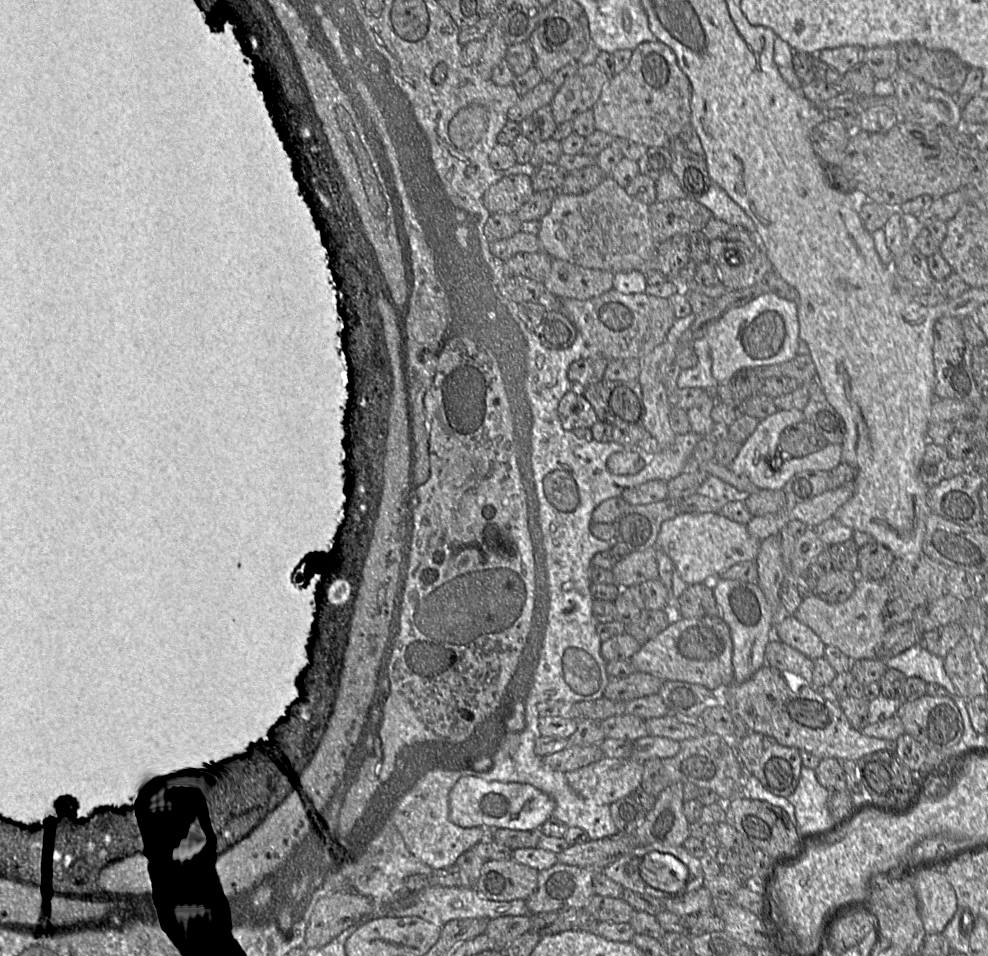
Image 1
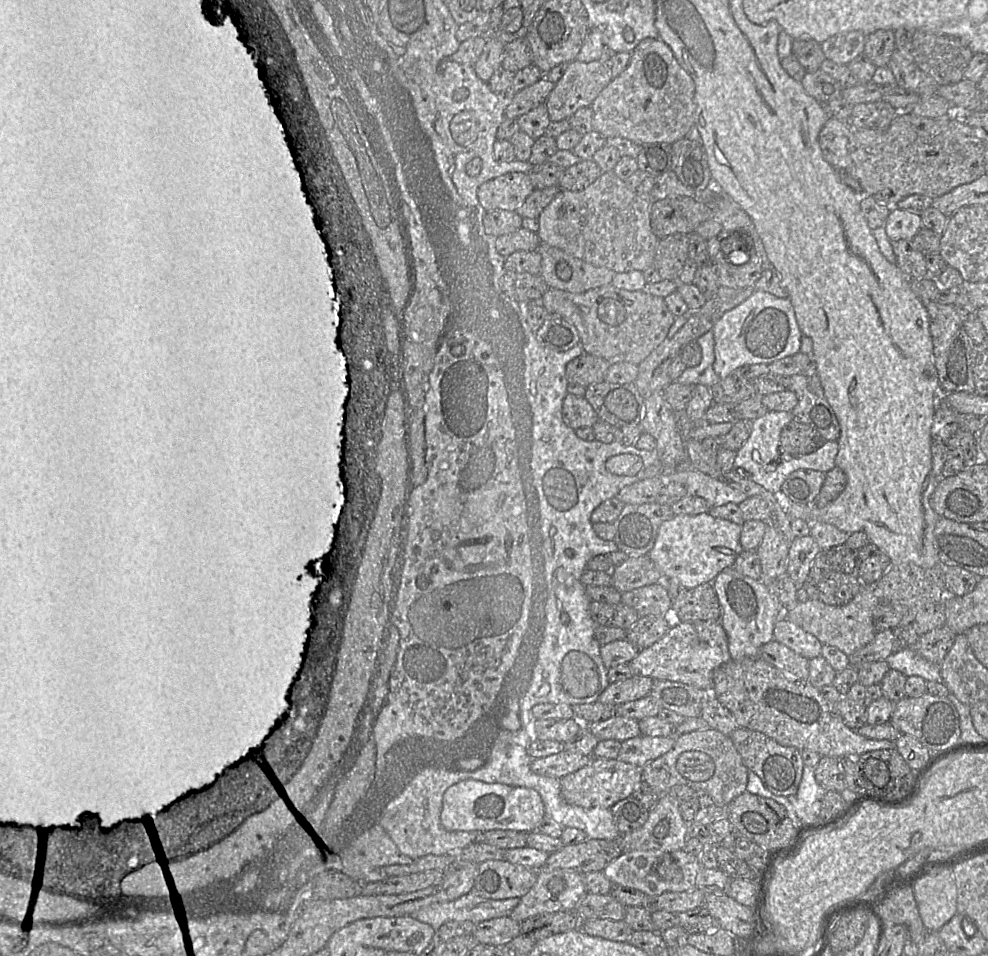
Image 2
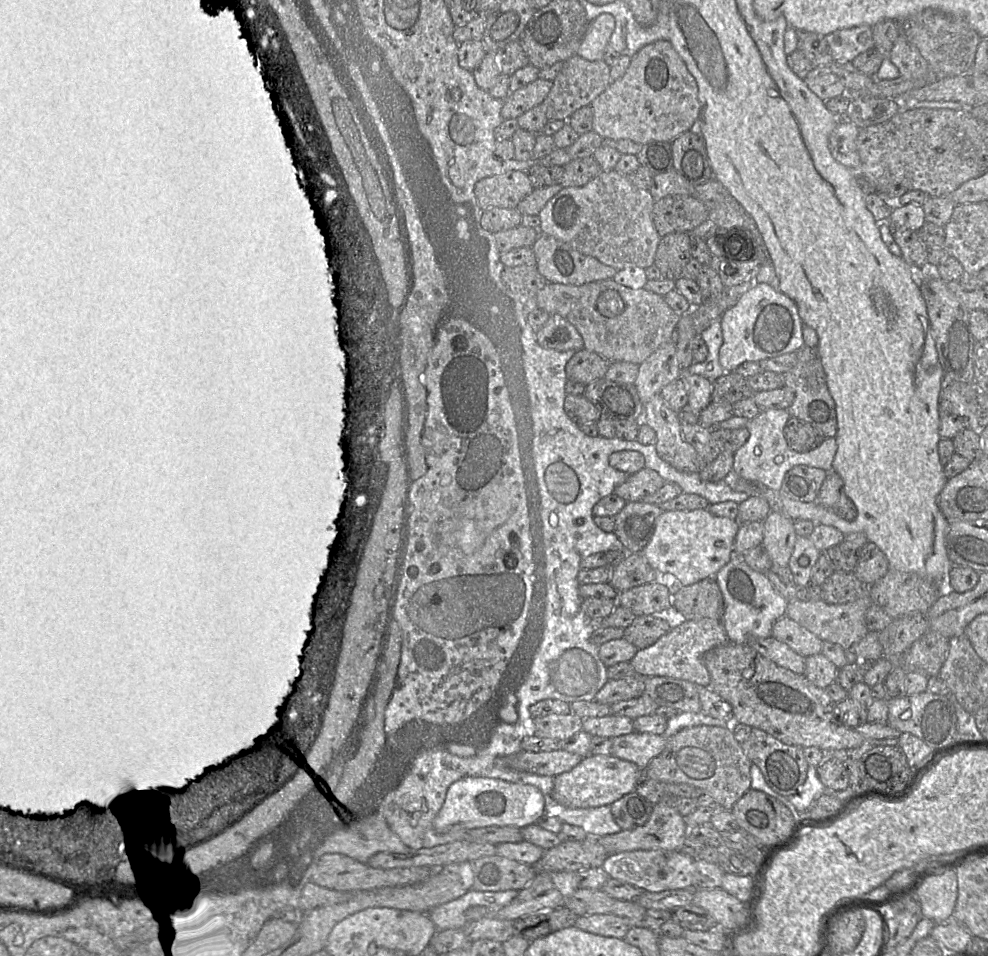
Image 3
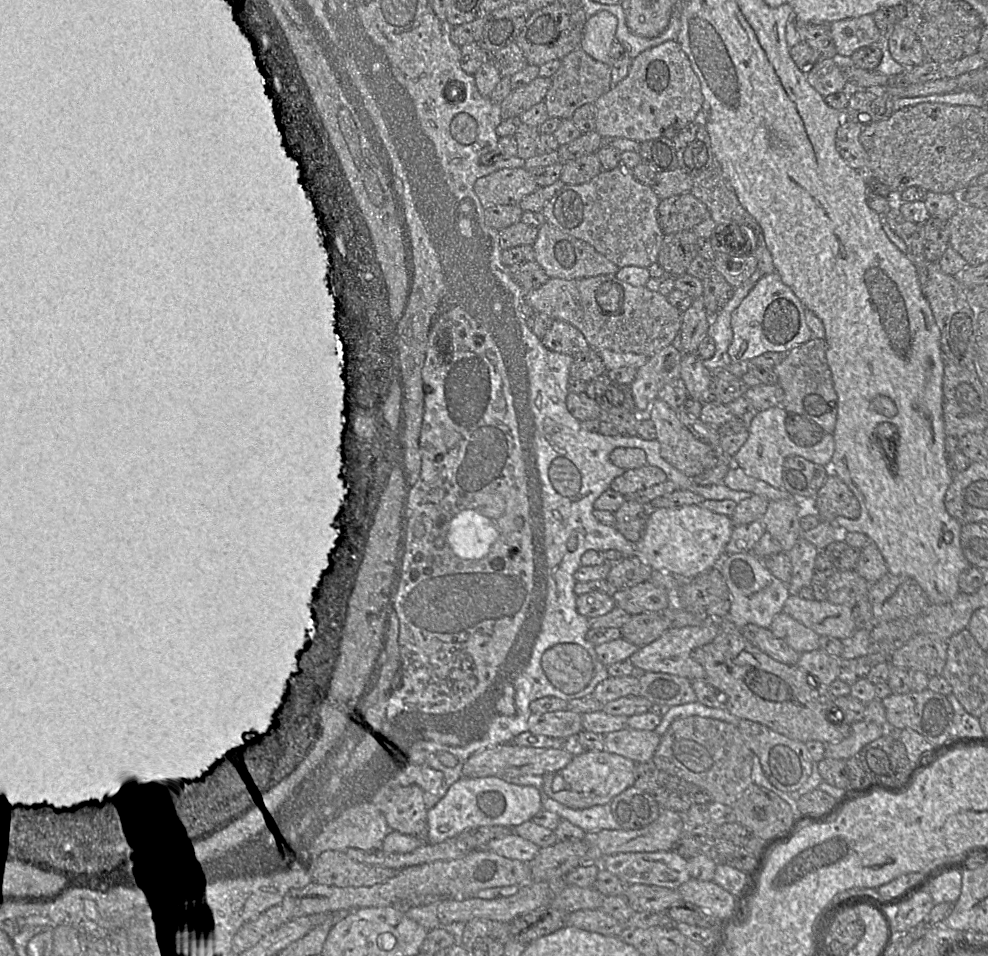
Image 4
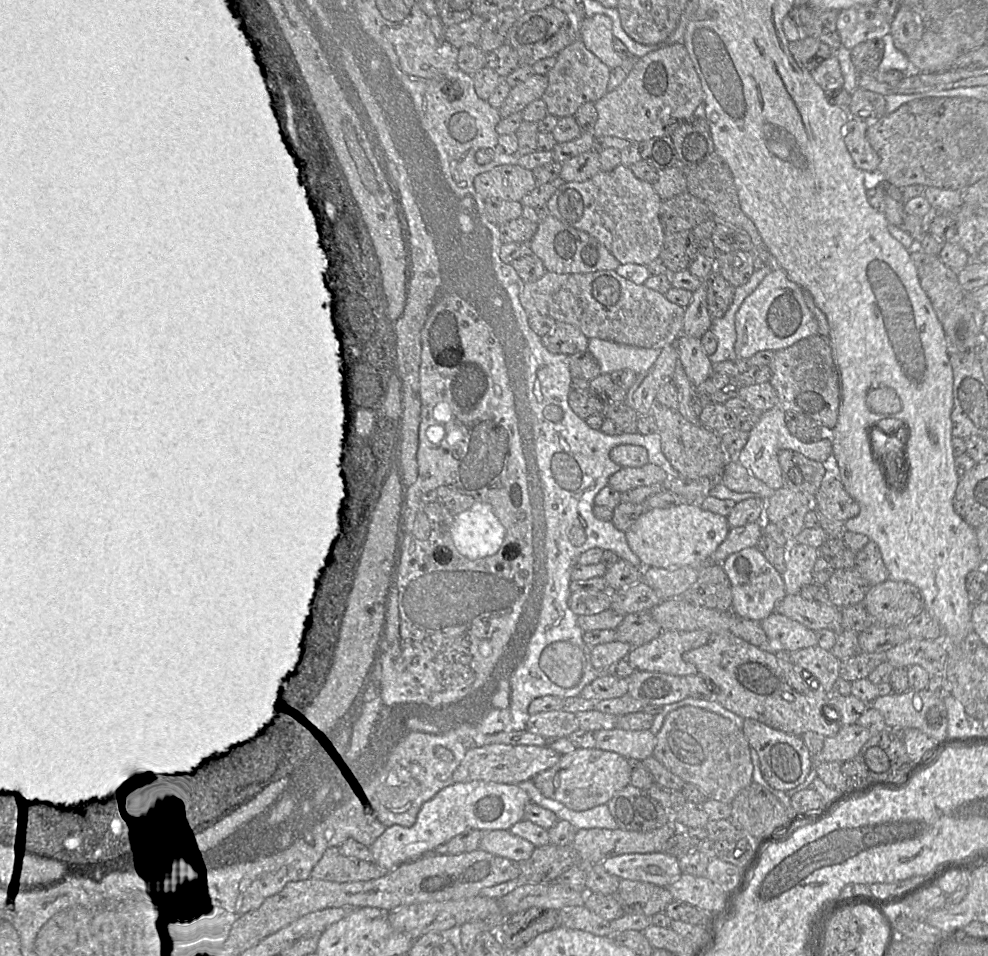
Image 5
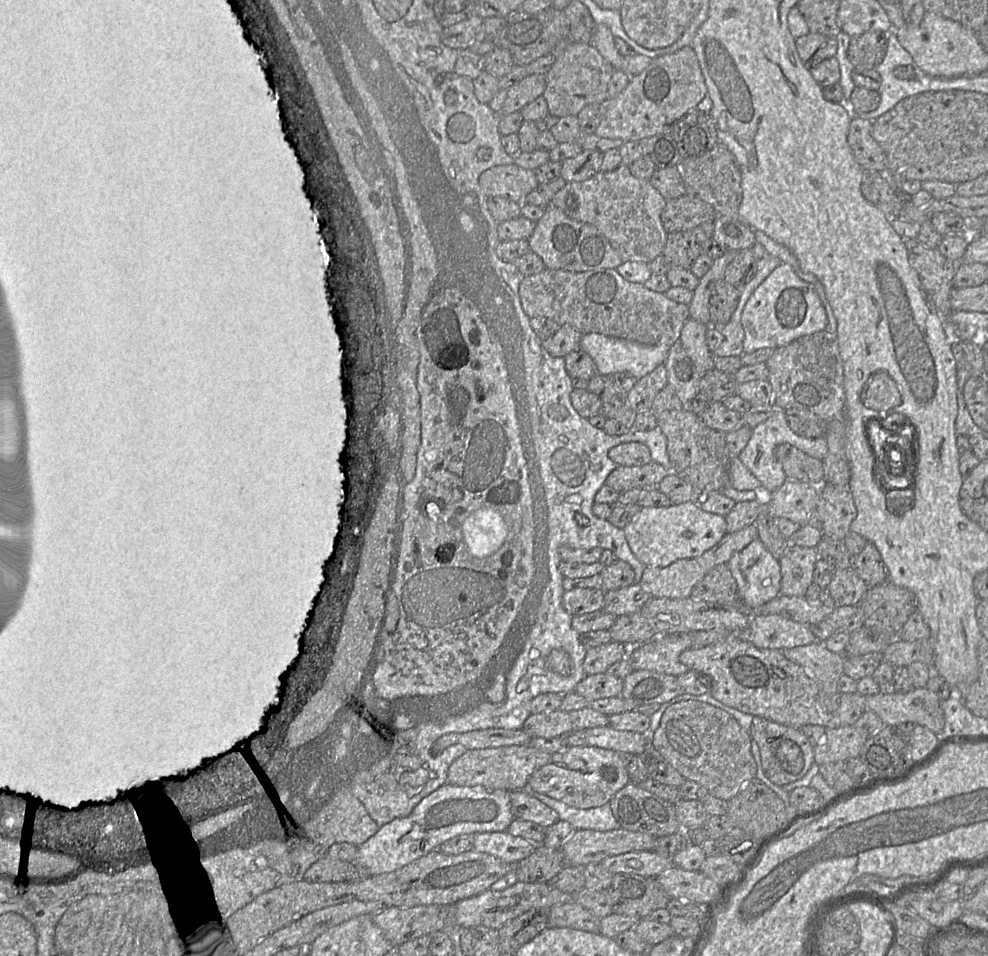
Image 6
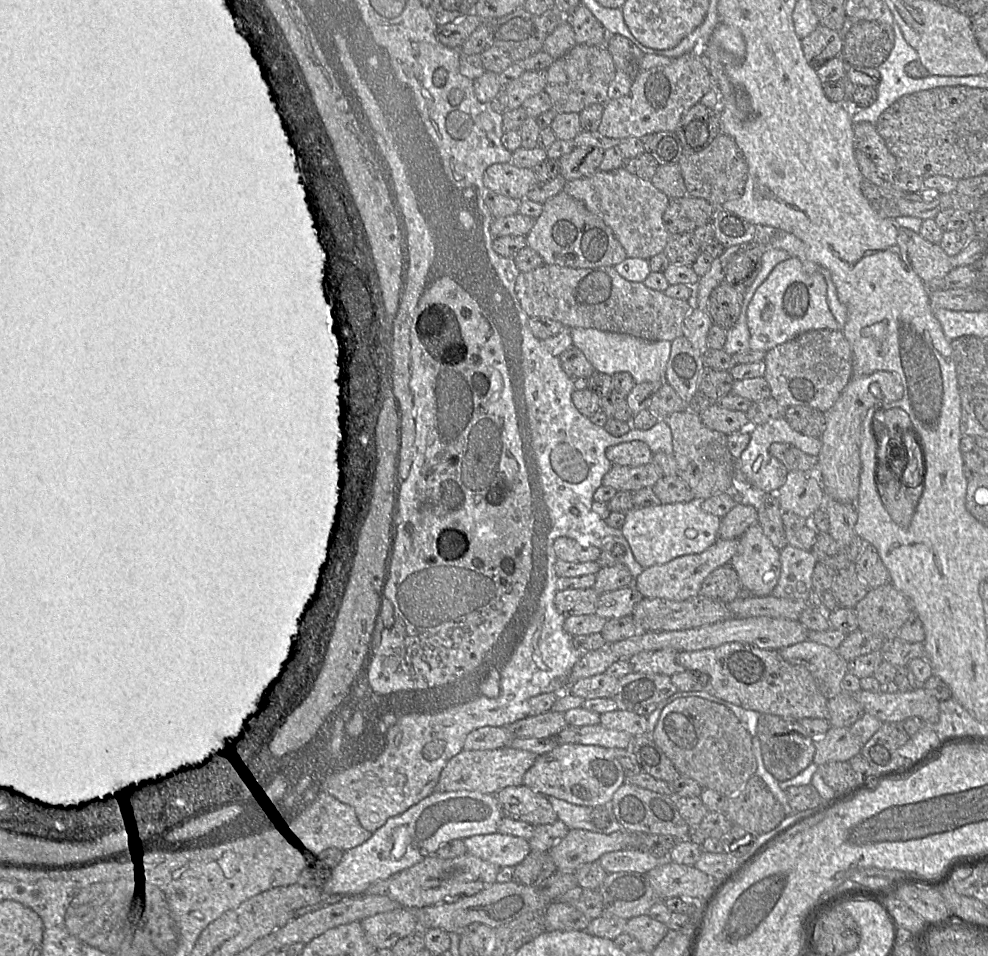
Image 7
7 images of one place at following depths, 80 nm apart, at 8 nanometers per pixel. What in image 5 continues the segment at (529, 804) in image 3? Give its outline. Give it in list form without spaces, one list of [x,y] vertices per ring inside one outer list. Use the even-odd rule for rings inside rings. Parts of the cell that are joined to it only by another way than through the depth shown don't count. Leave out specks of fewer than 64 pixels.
[[[478,780],[453,783],[423,804],[413,826],[387,827],[370,846],[373,862],[390,871],[426,854],[442,851],[450,839],[466,830],[509,830],[524,819],[524,808],[529,802],[527,792],[516,784]]]

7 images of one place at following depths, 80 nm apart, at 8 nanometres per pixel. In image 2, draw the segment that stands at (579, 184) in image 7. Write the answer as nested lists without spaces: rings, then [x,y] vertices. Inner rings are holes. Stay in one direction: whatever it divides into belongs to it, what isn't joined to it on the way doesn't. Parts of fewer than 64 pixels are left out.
[[[603,172],[582,191],[561,190],[537,218],[541,243],[616,273],[645,271],[654,267],[659,239],[650,225],[653,200],[640,196],[627,187],[614,172]]]

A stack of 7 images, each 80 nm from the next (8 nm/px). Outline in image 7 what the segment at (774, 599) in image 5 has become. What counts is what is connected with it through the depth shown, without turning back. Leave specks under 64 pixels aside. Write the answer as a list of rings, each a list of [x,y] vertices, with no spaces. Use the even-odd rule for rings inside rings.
[[[759,524],[739,538],[738,550],[730,565],[750,595],[771,595],[780,578],[780,550],[776,549]]]

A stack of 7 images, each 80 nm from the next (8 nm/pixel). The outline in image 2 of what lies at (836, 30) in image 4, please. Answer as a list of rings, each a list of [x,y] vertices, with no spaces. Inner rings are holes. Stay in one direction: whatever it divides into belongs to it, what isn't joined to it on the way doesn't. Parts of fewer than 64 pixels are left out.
[[[851,31],[834,35],[820,44],[827,60],[847,65],[855,57],[864,53],[866,35],[861,31]]]

